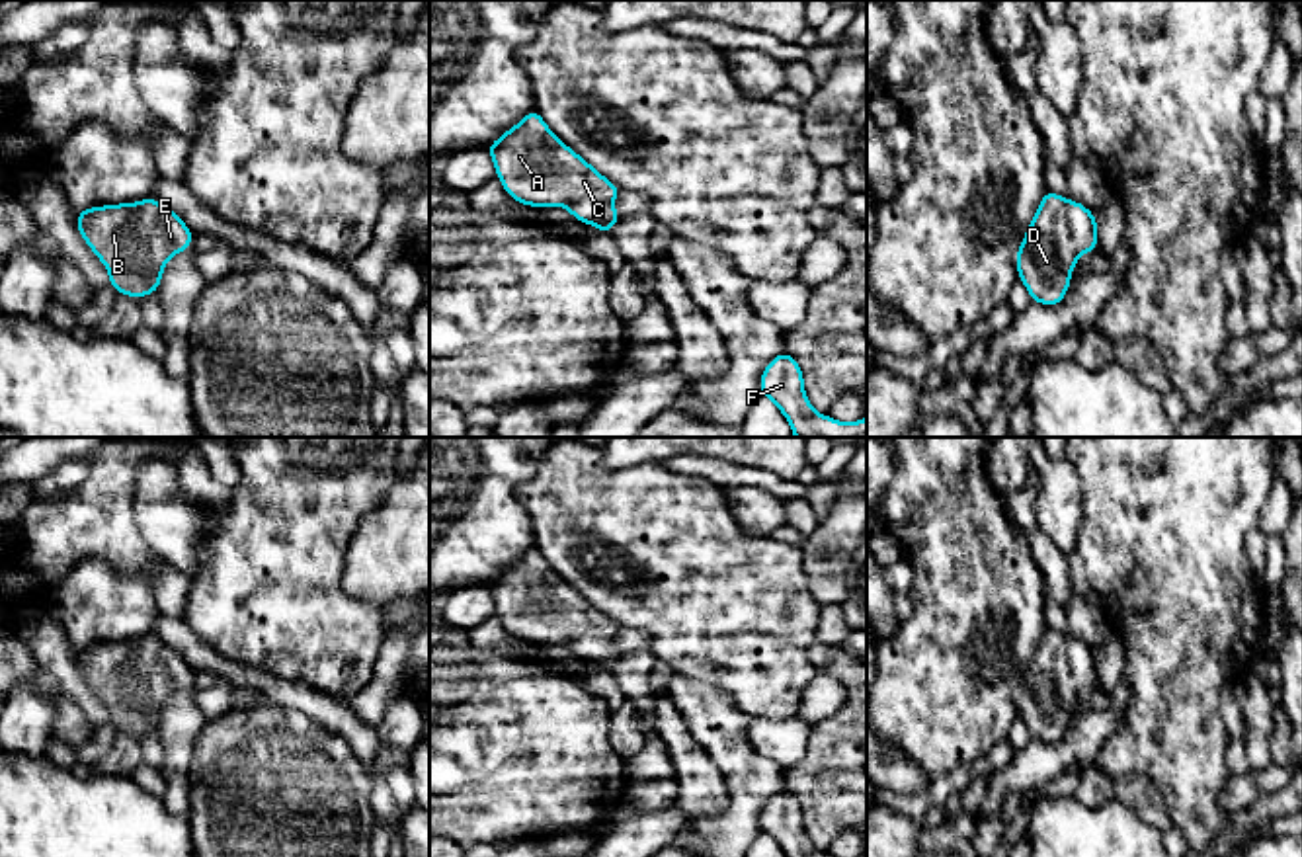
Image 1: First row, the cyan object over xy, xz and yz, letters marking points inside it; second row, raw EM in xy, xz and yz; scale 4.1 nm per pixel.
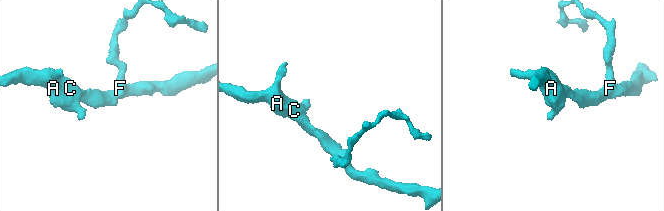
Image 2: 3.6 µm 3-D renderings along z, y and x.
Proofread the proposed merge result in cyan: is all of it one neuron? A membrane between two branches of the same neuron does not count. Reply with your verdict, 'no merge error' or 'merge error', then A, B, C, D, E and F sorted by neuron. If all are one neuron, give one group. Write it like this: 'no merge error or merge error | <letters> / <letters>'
no merge error | A B C D E F

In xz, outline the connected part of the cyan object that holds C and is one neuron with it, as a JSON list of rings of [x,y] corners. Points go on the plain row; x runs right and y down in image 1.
[[[535,545],[484,588],[506,631],[521,642],[566,644],[599,670],[611,670],[623,656],[611,642],[619,623],[566,584]]]

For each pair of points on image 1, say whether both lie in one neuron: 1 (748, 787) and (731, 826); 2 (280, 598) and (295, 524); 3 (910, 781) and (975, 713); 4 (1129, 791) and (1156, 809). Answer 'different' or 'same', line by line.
1: same
2: same
3: different
4: same

